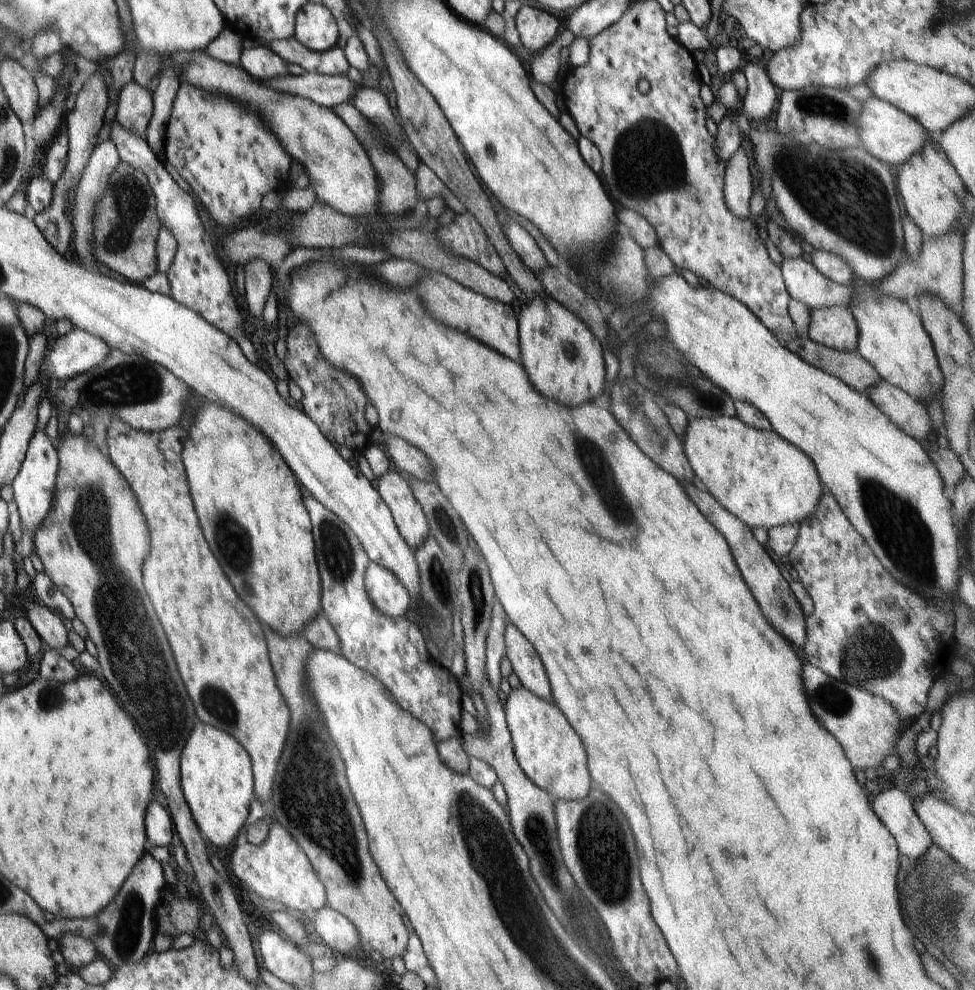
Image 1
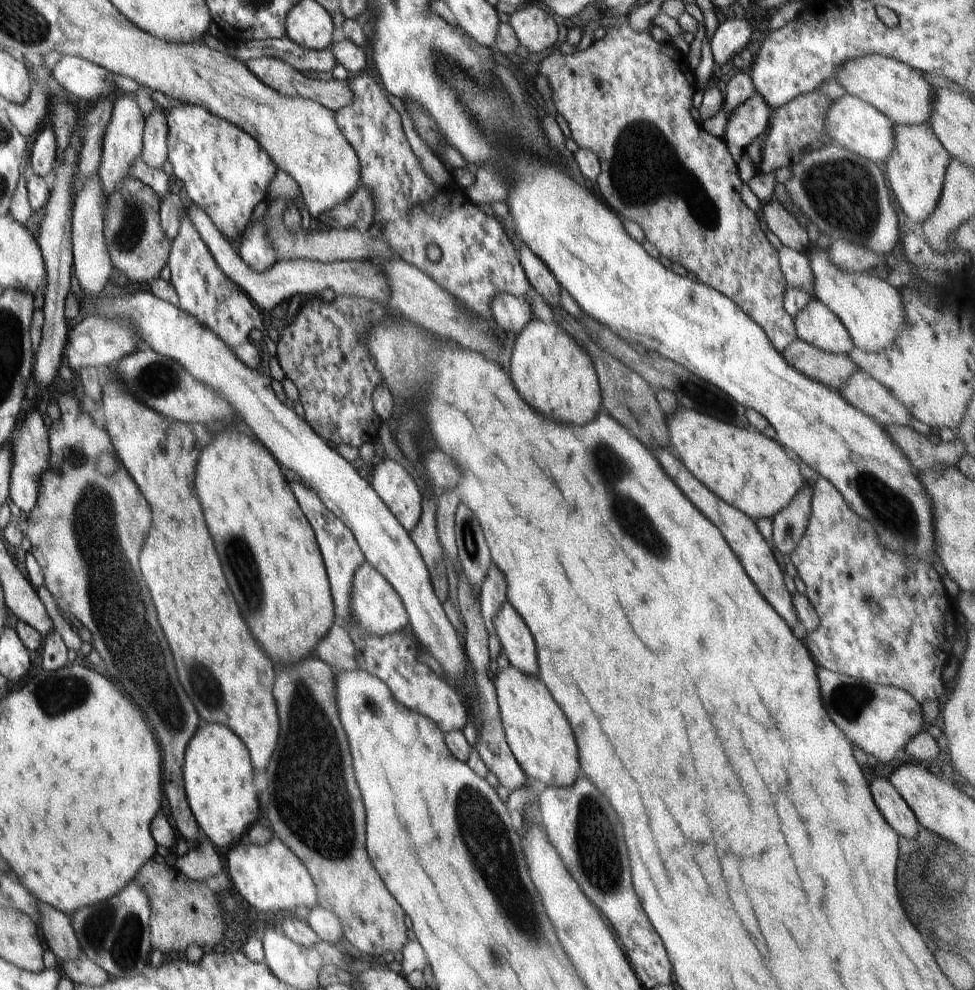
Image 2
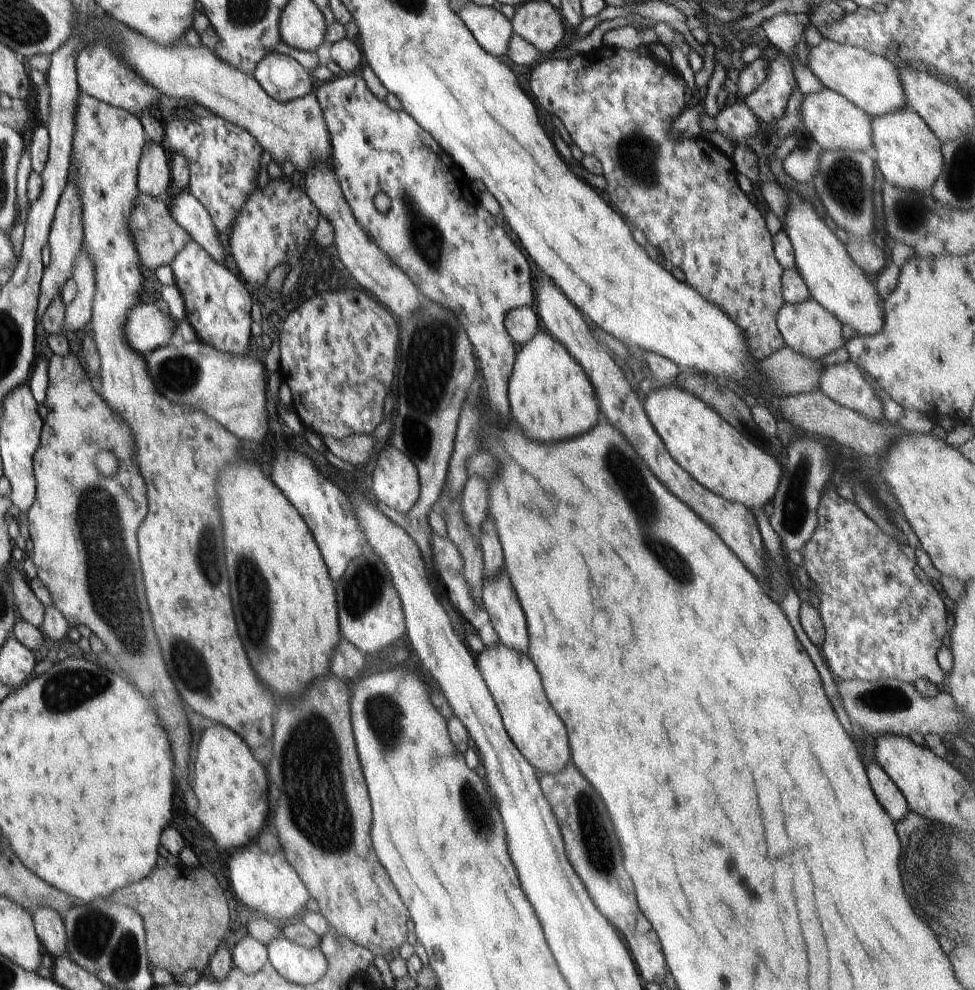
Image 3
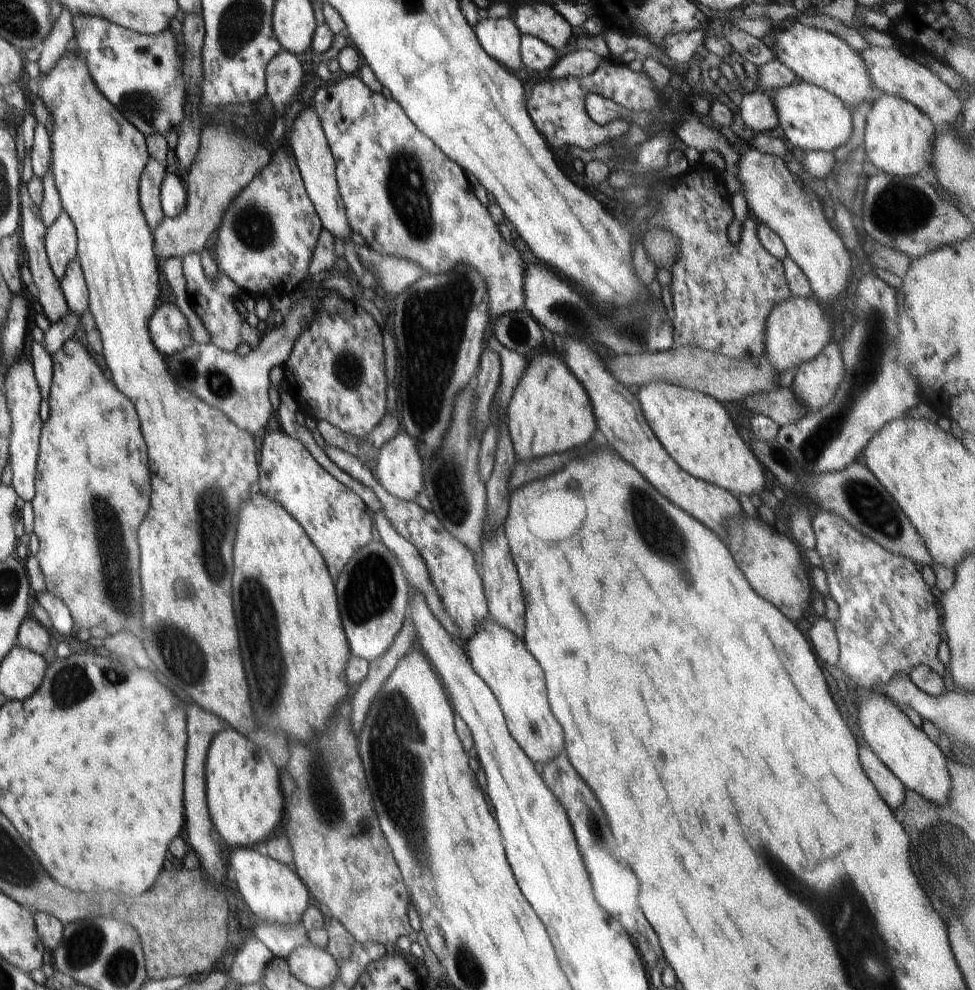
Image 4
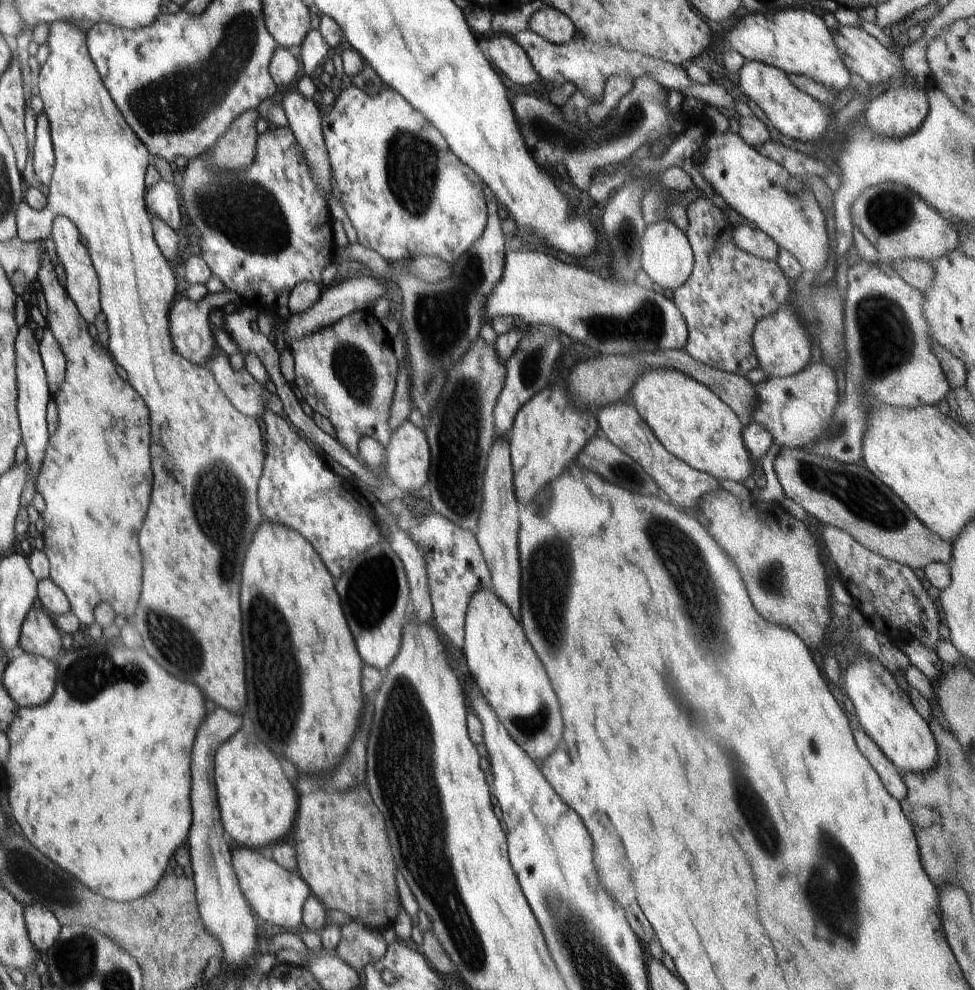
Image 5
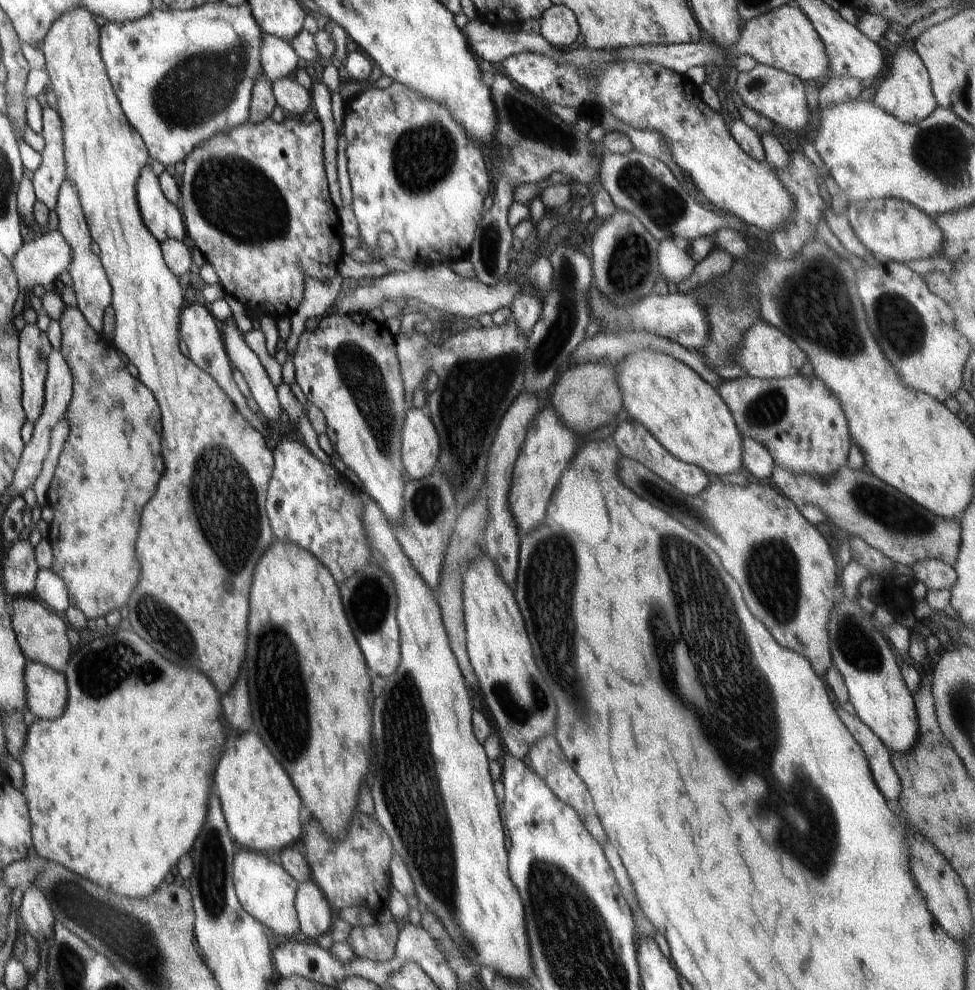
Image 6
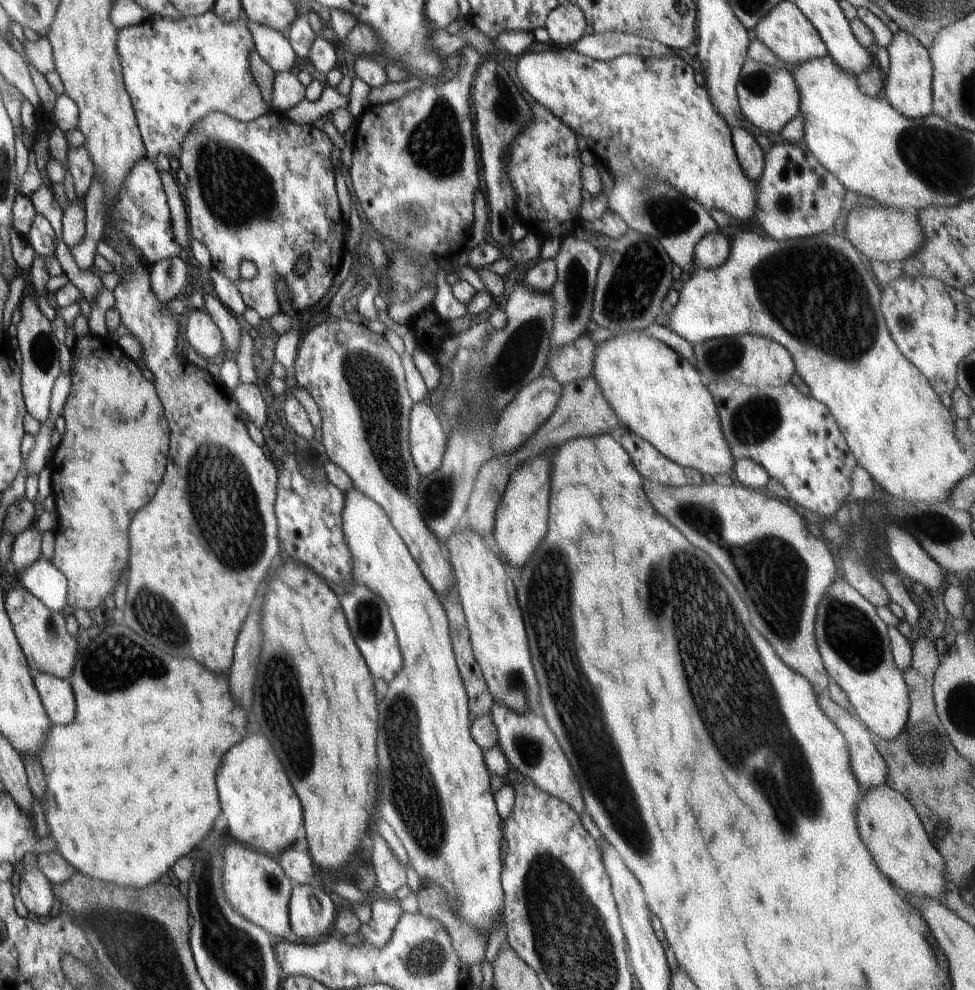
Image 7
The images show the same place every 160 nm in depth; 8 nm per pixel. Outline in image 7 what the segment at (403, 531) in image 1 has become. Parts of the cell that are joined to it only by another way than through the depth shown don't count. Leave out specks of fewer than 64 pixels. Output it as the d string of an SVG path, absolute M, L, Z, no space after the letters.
M430 402L414 403L409 418L410 452L422 477L439 469L447 439L448 434Z

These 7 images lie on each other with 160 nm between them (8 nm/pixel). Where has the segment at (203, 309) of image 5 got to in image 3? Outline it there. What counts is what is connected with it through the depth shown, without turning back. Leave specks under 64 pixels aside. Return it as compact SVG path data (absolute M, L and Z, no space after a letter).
M138 303L128 313L125 337L129 345L140 354L149 353L170 344L176 322L154 303Z

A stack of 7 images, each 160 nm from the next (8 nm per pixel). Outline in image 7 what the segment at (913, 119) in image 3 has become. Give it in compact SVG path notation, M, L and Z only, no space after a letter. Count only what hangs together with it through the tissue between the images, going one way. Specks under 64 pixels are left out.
M900 29L892 34L890 44L886 47L889 54L888 77L884 90L886 100L904 116L911 119L924 118L933 114L933 64L929 52L920 41L909 32Z

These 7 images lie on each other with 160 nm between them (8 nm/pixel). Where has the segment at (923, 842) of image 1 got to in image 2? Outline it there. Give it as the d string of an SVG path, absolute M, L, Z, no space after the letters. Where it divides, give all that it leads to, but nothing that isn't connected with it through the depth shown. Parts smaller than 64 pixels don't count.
M876 777L870 782L872 798L886 818L890 826L899 834L900 838L913 839L920 826L913 810L906 804L894 785L884 777Z

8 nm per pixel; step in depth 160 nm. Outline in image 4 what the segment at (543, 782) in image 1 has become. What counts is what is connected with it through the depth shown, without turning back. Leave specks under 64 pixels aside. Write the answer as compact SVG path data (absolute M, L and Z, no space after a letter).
M488 614L463 642L463 649L474 672L497 698L510 736L522 747L526 756L533 763L540 762L543 765L562 754L564 730L550 710L542 668L526 648L524 640Z

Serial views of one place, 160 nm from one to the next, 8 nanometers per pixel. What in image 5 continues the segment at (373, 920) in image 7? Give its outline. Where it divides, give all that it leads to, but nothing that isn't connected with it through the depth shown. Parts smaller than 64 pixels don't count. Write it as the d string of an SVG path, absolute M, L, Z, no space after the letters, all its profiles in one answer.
M356 921L339 927L341 939L336 945L336 951L358 974L362 974L368 963L377 961L385 955L388 944L382 937L382 931L365 927Z

